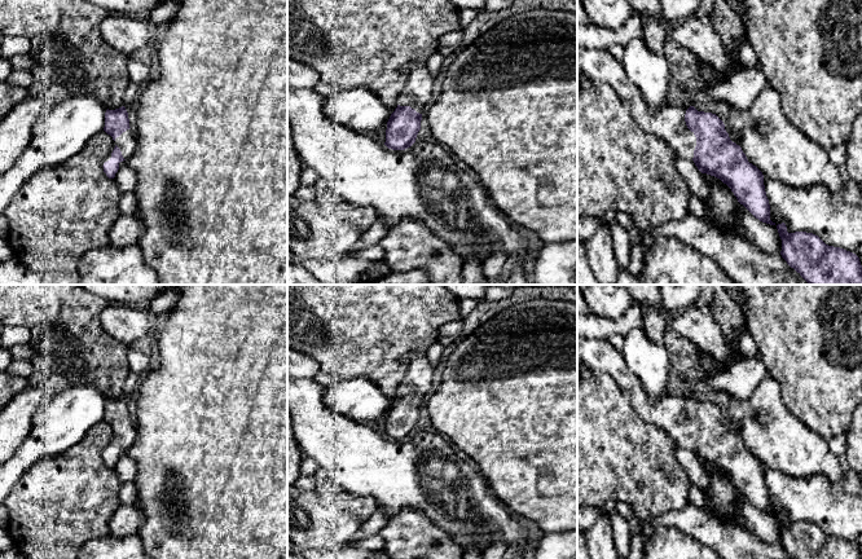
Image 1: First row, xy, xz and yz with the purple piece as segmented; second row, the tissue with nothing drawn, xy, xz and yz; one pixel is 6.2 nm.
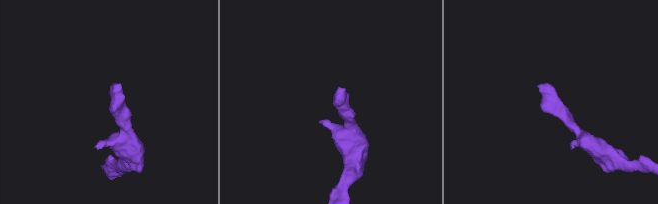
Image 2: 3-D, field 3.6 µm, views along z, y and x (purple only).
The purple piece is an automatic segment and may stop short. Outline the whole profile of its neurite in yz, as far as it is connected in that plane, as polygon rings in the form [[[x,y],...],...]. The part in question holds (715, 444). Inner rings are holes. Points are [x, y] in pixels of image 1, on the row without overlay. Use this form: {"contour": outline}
{"contour": [[[577,335],[577,360],[593,371],[608,374],[630,395],[633,408],[643,421],[663,428],[678,446],[692,449],[702,463],[720,468],[756,509],[775,515],[770,510],[762,462],[730,430],[716,404],[670,395],[652,401],[628,369],[621,351],[608,339]]]}

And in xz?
{"contour": [[[413,353],[404,380],[397,387],[397,397],[387,411],[384,435],[392,440],[410,437],[421,419],[423,397],[430,392],[434,367],[426,353]]]}

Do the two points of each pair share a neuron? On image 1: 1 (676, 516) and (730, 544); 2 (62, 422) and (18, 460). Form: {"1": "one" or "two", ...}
{"1": "one", "2": "one"}

